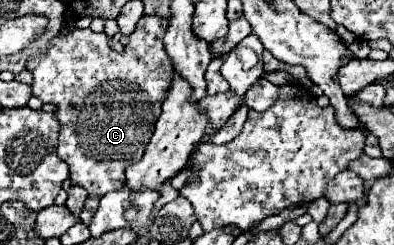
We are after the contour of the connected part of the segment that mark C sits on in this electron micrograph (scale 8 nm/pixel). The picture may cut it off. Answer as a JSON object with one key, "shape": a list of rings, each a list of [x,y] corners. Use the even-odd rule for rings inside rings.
{"shape":[[[141,16],[137,30],[129,36],[129,44],[125,46],[123,52],[111,50],[105,34],[95,34],[91,28],[85,28],[85,30],[73,28],[67,34],[57,34],[49,42],[47,50],[27,60],[27,70],[31,70],[35,78],[31,84],[33,96],[37,96],[43,102],[57,104],[55,116],[61,122],[57,154],[63,162],[69,164],[71,182],[77,186],[83,186],[89,192],[89,200],[85,202],[81,212],[81,222],[85,226],[91,224],[91,218],[99,206],[99,200],[107,192],[119,190],[125,186],[125,168],[143,156],[143,150],[155,130],[155,122],[159,120],[159,114],[161,114],[161,104],[173,82],[171,78],[173,66],[163,46],[167,24],[169,20],[161,16]]]}

